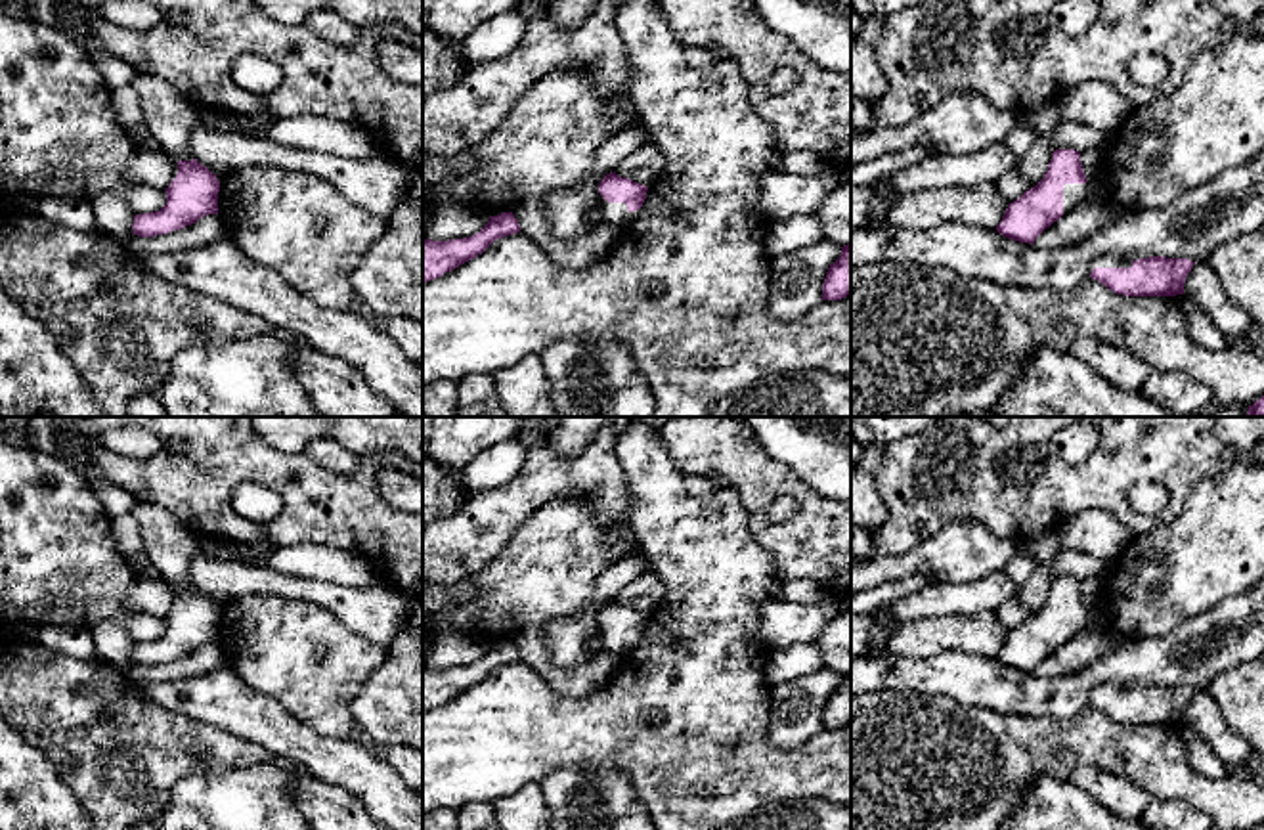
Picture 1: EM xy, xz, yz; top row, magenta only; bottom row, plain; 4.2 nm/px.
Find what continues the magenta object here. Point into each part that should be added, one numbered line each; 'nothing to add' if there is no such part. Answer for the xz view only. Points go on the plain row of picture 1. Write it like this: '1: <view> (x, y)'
1: xz (616, 641)

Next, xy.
1: xy (142, 565)

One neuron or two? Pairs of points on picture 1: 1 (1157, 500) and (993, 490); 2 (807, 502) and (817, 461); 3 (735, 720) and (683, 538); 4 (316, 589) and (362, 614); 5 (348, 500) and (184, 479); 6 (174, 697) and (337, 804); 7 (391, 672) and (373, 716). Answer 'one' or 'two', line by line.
1: two
2: two
3: one
4: one
5: one
6: two
7: one

